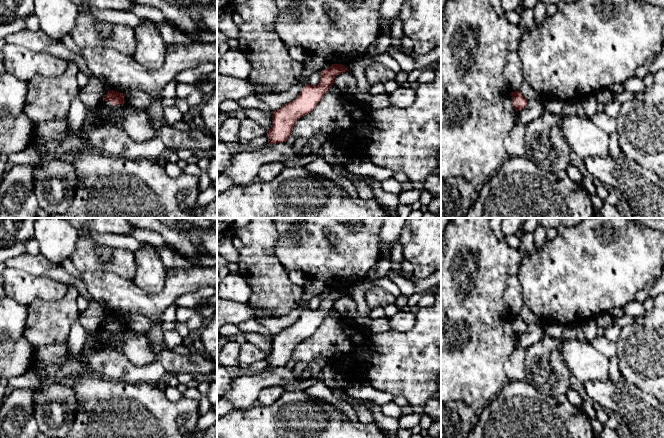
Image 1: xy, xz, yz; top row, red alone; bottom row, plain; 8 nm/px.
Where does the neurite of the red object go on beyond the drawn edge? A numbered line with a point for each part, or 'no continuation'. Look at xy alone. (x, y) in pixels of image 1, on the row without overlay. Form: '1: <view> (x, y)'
no continuation

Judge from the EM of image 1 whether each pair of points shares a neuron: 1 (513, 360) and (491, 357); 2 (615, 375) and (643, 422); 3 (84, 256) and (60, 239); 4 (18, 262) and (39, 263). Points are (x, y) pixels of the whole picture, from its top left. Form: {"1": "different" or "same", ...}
{"1": "different", "2": "different", "3": "different", "4": "same"}

